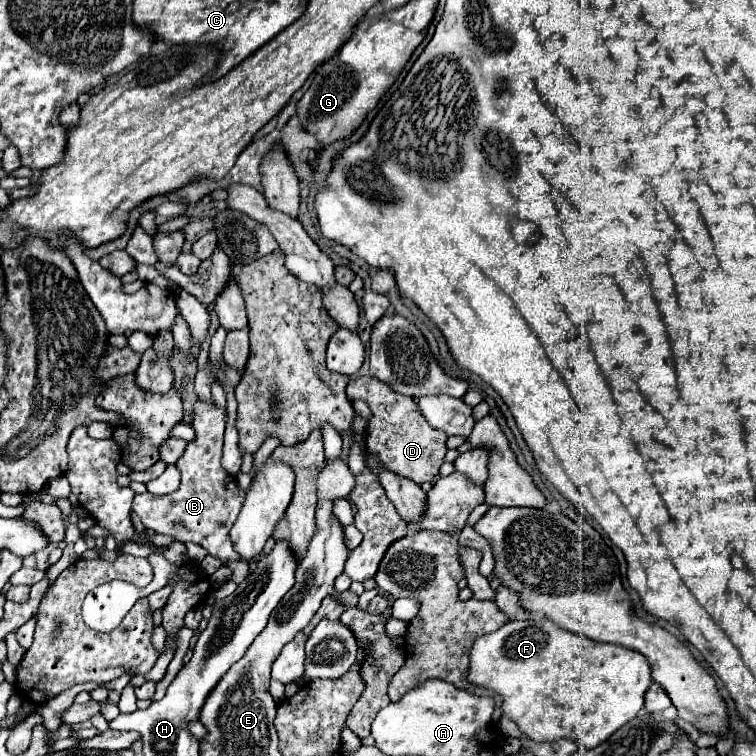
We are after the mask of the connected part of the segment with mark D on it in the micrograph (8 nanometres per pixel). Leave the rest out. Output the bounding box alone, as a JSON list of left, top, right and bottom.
[346,375,446,485]

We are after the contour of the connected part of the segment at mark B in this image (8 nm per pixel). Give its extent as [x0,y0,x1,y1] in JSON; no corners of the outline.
[132,399,248,563]

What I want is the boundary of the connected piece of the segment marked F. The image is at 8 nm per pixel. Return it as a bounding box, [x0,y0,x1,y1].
[468,617,652,749]

